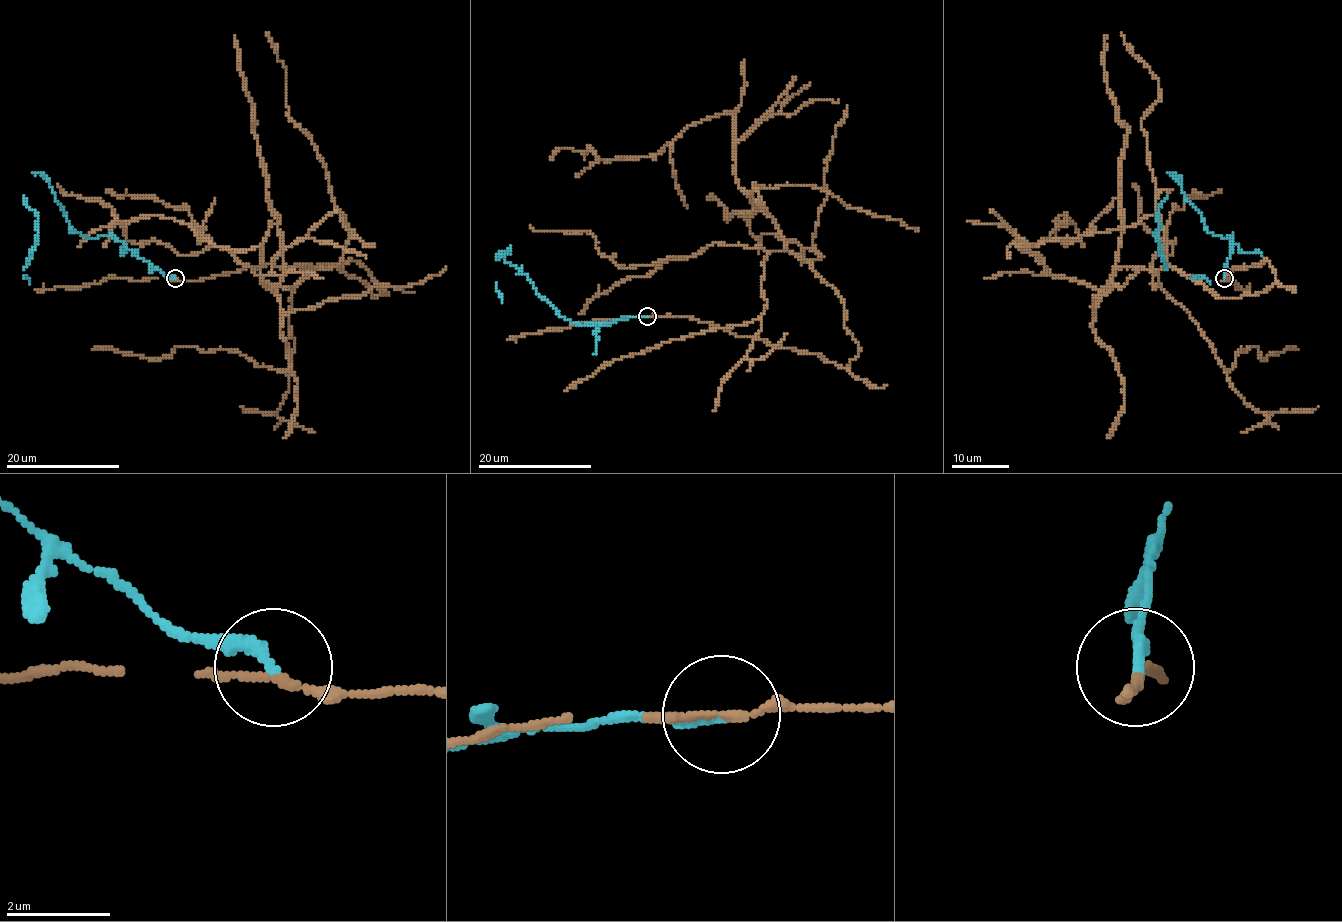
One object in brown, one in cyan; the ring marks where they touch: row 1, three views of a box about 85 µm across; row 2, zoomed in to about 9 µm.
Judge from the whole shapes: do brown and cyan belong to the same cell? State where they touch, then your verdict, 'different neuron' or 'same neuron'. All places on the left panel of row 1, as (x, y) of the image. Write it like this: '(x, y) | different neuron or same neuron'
(175, 278) | different neuron

